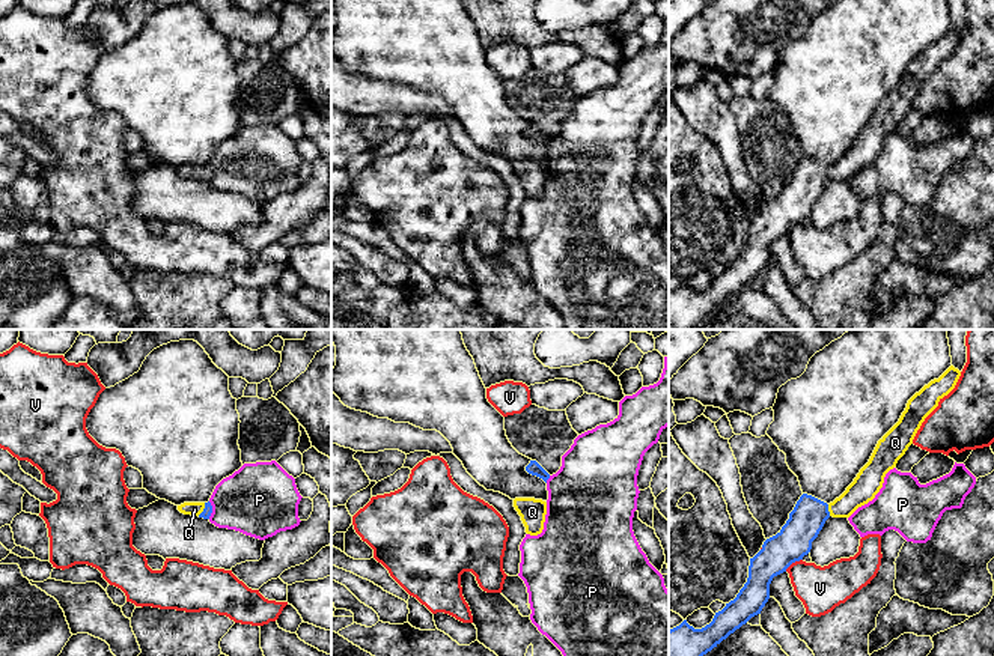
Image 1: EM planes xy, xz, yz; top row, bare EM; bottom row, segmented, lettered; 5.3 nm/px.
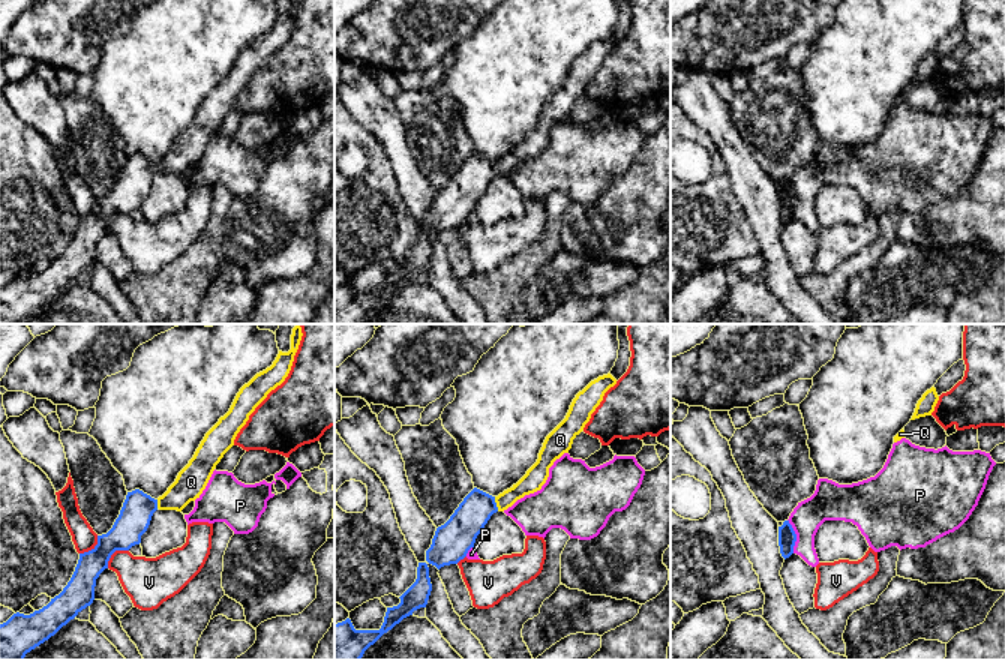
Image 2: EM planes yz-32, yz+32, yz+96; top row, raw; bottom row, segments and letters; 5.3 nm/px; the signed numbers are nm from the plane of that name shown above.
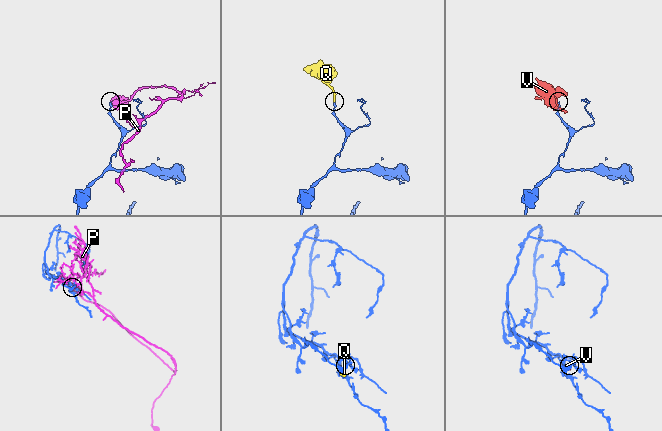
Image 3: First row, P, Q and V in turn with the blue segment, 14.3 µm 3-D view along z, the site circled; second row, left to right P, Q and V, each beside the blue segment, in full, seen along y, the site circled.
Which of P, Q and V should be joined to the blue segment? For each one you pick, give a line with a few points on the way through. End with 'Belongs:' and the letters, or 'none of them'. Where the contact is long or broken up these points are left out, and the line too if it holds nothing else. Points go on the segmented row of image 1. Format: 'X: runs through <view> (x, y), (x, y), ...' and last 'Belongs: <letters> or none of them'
Q: runs through xy (207, 512), (204, 509), (195, 509)
Belongs: Q

